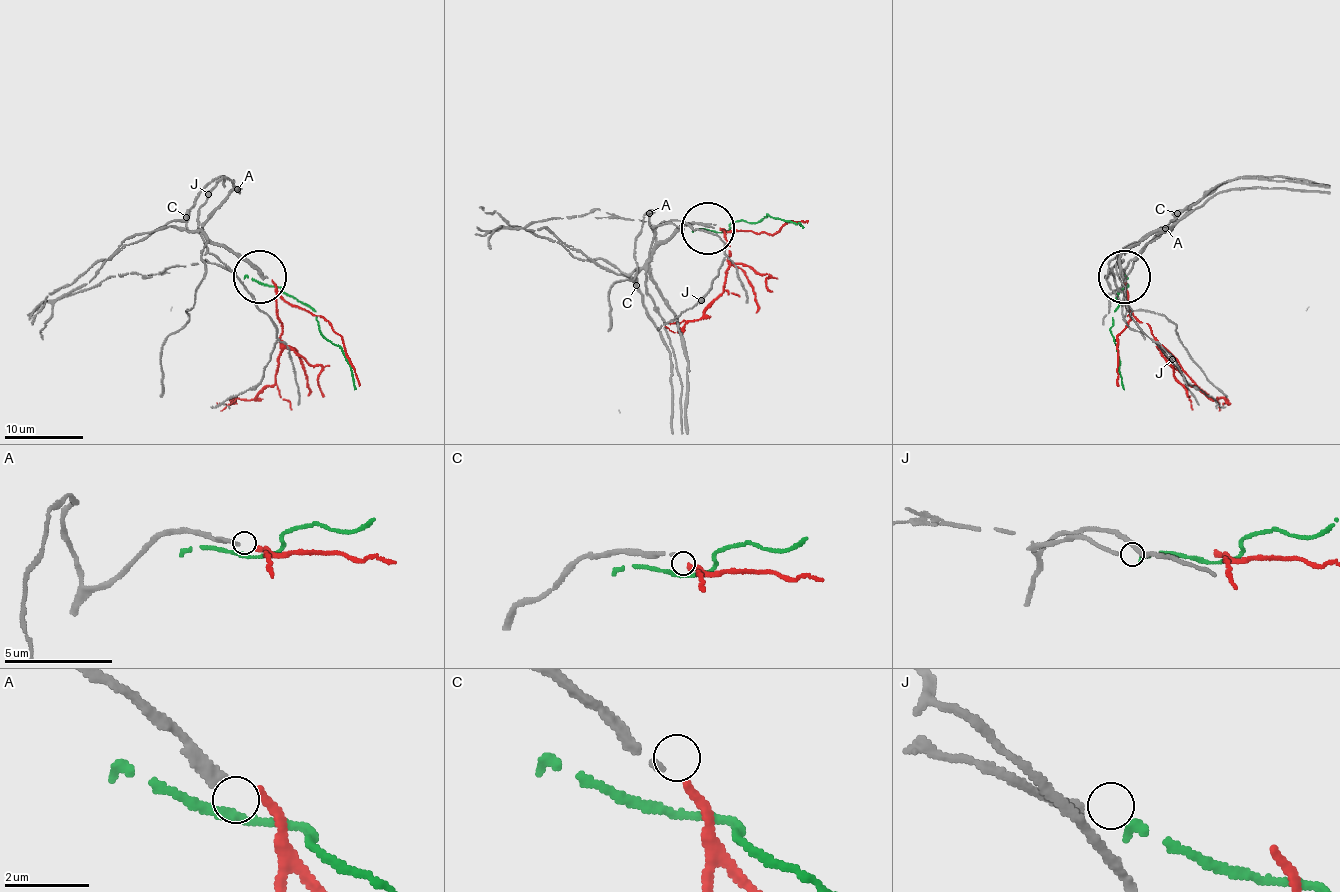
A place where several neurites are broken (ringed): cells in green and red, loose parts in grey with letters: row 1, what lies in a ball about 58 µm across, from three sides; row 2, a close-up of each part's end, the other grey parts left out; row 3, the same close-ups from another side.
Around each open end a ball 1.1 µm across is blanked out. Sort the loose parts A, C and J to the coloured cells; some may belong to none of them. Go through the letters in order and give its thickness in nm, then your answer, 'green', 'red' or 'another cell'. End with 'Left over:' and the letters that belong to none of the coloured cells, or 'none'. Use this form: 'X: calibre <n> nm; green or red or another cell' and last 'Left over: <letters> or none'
A: calibre 200 nm; another cell
C: calibre 140 nm; red
J: calibre 190 nm; green
Left over: A

